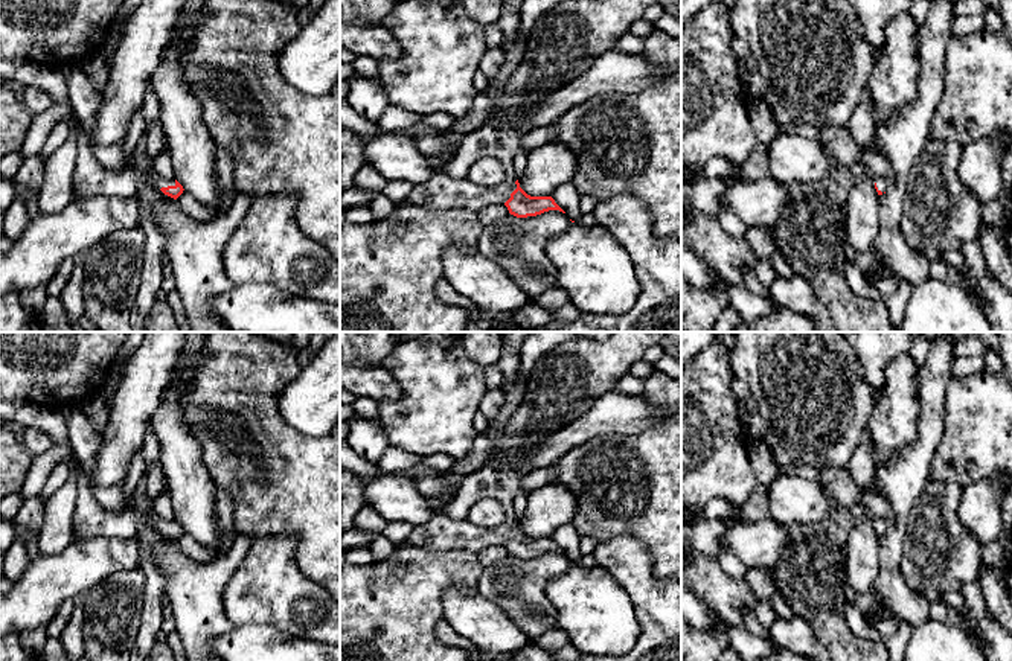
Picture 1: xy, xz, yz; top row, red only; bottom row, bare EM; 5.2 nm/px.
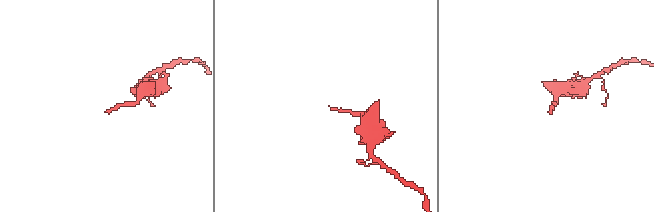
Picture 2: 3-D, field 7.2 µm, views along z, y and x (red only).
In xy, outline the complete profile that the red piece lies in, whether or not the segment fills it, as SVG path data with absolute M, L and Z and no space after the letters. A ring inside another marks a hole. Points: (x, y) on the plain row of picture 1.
M157 516L154 524L165 536L174 541L177 541L184 532L183 527L175 519L168 522Z

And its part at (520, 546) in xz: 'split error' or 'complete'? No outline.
split error

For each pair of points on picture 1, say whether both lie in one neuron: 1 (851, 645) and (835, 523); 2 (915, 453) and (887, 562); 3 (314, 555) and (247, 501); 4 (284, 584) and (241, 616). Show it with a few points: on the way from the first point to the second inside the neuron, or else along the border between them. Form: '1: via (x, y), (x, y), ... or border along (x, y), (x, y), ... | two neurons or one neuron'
1: via (828, 614), (828, 553) | one neuron
2: via (903, 480), (903, 517), (898, 535) | one neuron
3: via (307, 535), (273, 501), (267, 501) | one neuron
4: via (273, 593), (261, 603), (252, 605) | one neuron

